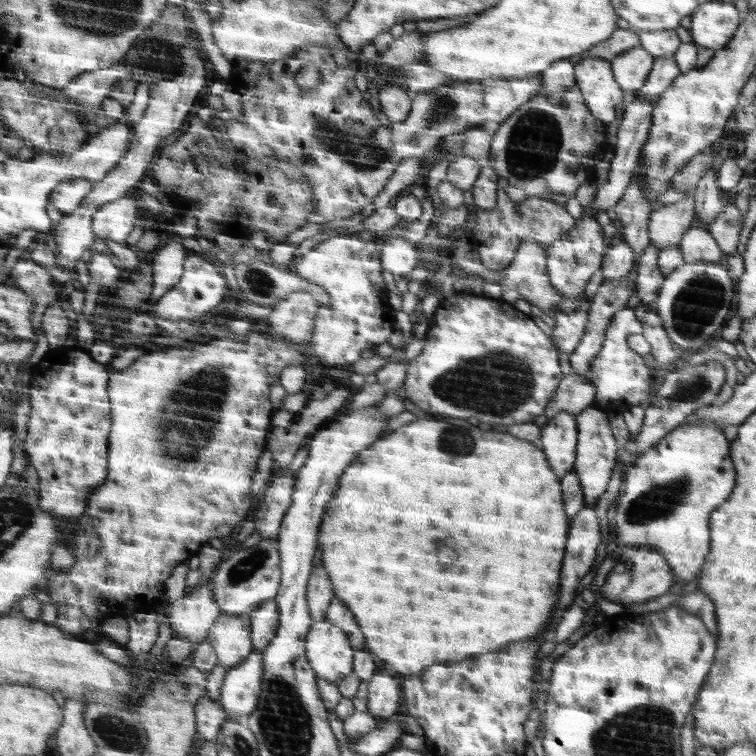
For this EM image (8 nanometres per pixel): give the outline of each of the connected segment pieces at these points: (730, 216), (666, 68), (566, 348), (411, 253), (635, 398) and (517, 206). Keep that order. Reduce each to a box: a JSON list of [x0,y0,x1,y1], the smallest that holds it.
[[708,190,744,256],[633,56,682,104],[552,300,590,354],[383,236,422,278],[588,307,650,414],[470,188,577,270]]

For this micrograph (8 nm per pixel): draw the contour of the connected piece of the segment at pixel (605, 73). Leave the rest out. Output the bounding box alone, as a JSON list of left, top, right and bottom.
[575,57,625,122]

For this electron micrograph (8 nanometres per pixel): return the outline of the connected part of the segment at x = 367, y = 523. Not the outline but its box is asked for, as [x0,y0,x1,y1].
[320,417,570,679]

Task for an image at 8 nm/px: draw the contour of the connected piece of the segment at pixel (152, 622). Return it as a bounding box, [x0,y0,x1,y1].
[125,612,158,656]

